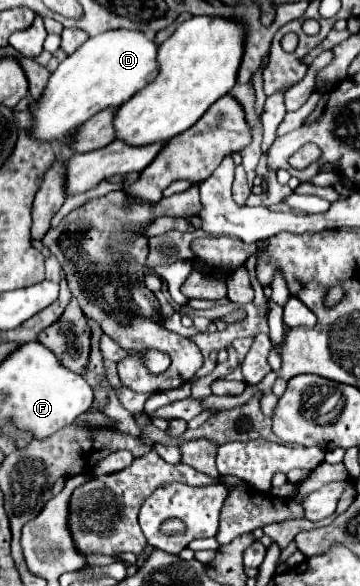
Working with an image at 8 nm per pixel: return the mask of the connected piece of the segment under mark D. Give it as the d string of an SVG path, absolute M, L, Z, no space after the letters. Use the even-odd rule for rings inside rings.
M111 29L97 37L89 37L75 53L71 53L63 63L59 63L55 73L51 73L43 97L35 103L35 107L31 107L35 121L31 135L37 139L57 141L59 137L65 135L65 131L71 131L77 125L89 121L89 117L93 117L101 109L119 107L125 101L129 101L139 89L143 89L157 77L157 49L159 47L153 39L149 39L141 31L131 31L131 29Z

